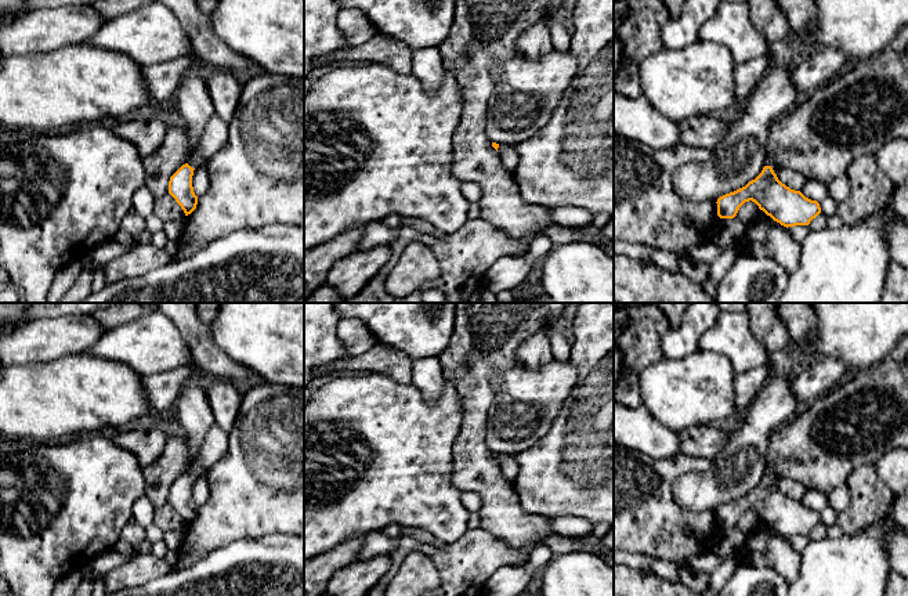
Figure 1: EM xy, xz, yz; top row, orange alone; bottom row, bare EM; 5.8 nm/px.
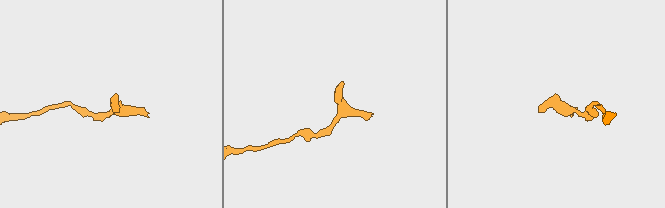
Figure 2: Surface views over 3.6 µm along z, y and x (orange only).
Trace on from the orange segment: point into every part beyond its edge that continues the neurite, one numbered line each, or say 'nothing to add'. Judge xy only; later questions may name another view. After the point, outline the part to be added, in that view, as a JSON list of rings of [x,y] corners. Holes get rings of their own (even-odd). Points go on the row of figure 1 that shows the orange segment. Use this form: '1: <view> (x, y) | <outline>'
1: xy (216, 132) | [[[214,115],[205,126],[199,144],[191,155],[188,165],[192,169],[205,165],[216,152],[218,152],[227,142],[229,136],[229,126]]]

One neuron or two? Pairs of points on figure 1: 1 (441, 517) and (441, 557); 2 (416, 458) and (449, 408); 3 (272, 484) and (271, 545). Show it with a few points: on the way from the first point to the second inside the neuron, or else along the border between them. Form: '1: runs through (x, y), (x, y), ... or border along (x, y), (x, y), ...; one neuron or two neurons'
1: border along (467, 530), (448, 544); two neurons
2: runs through (416, 445), (440, 421); one neuron
3: border along (289, 533), (268, 533), (257, 538), (239, 539); two neurons

